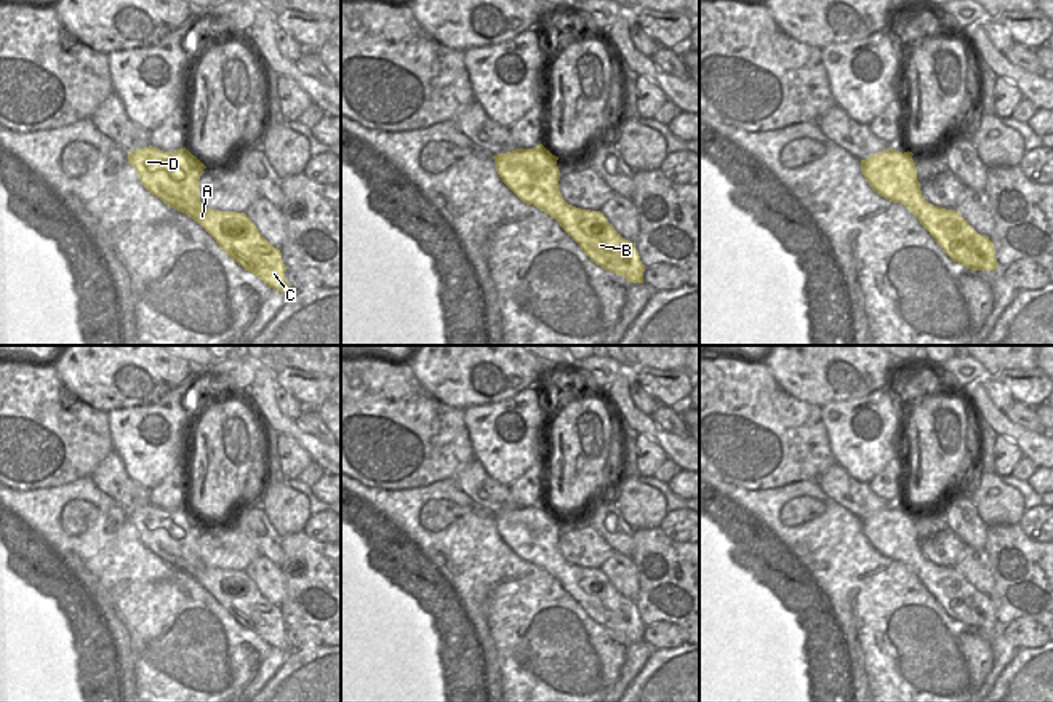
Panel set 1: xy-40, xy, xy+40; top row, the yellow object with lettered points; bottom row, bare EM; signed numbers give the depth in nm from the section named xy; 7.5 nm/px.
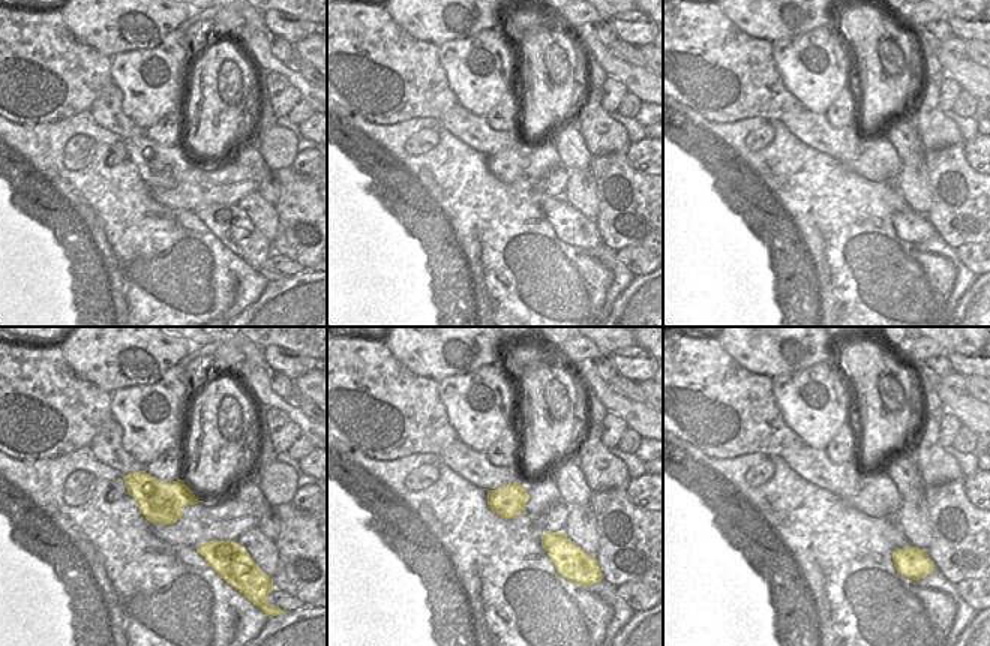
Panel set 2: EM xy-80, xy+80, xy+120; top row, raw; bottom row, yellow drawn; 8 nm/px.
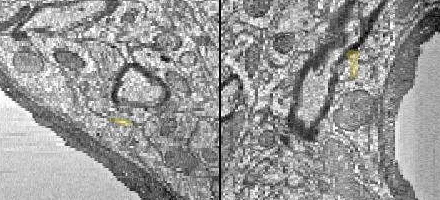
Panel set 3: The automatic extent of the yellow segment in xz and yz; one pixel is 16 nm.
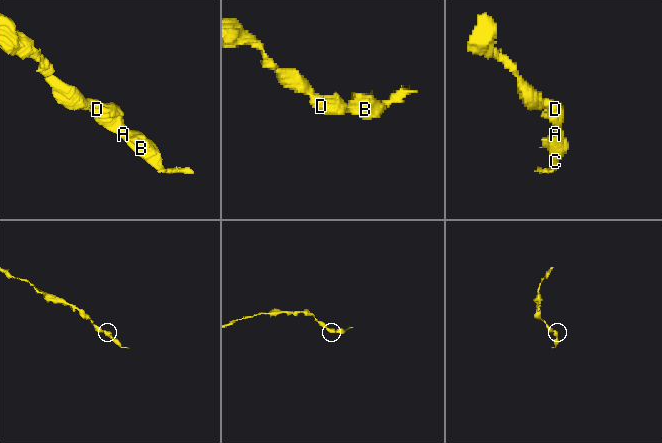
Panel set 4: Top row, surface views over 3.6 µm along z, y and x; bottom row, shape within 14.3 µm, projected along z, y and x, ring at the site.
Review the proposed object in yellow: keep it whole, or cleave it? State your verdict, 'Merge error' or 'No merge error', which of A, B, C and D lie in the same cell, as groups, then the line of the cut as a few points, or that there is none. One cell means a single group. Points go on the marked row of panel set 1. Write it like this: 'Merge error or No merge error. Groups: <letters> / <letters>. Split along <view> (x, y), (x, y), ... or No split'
No merge error. Groups: A B C D. No split

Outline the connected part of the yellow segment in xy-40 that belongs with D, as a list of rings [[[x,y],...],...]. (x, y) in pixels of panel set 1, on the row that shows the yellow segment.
[[[152,146],[136,149],[128,152],[128,163],[136,170],[141,184],[152,195],[197,221],[216,240],[219,248],[232,257],[234,262],[261,278],[269,288],[274,288],[283,294],[294,293],[285,280],[286,267],[280,249],[274,248],[259,233],[245,213],[210,209],[200,201],[198,179],[206,166],[186,147],[174,152],[163,152]]]

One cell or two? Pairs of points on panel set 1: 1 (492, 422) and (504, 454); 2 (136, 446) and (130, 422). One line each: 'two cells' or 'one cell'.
1: one cell
2: one cell

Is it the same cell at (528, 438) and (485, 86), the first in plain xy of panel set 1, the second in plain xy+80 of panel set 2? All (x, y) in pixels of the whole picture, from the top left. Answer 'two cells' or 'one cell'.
one cell

